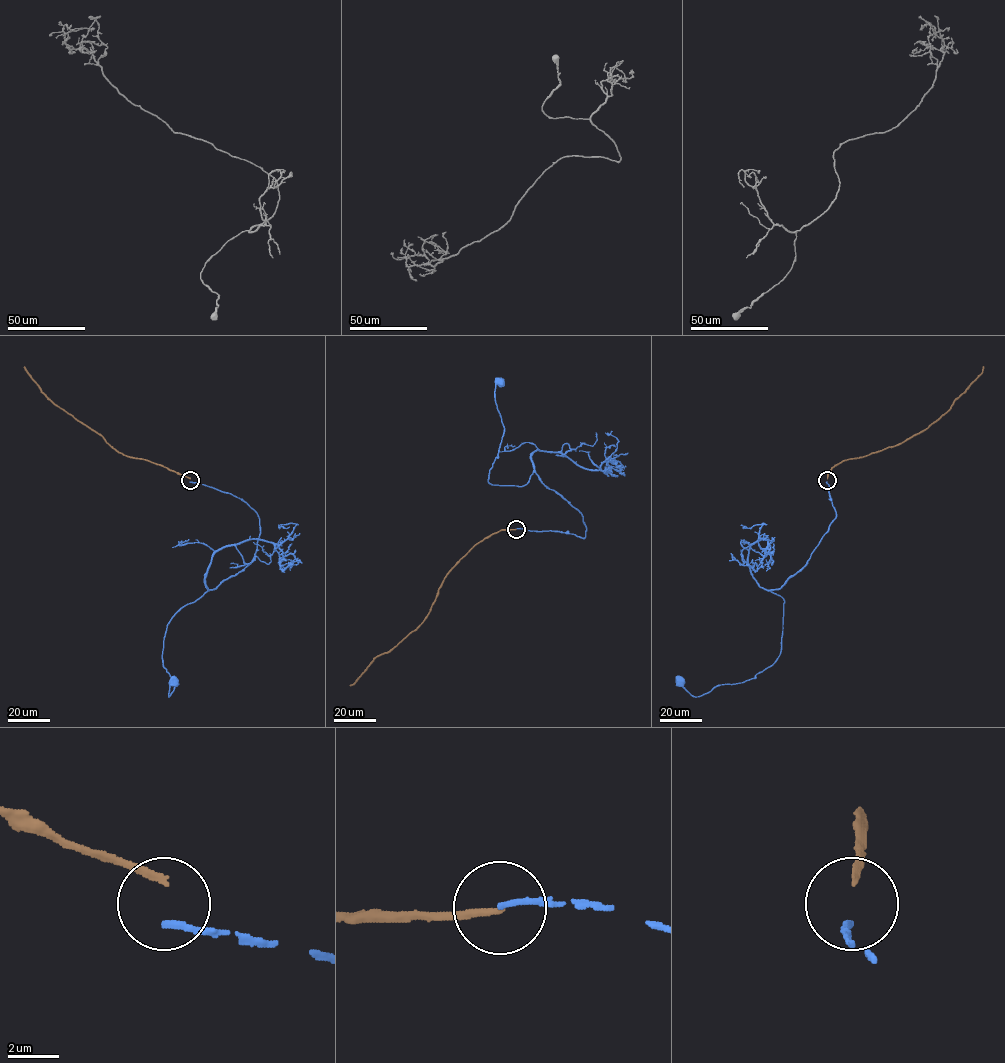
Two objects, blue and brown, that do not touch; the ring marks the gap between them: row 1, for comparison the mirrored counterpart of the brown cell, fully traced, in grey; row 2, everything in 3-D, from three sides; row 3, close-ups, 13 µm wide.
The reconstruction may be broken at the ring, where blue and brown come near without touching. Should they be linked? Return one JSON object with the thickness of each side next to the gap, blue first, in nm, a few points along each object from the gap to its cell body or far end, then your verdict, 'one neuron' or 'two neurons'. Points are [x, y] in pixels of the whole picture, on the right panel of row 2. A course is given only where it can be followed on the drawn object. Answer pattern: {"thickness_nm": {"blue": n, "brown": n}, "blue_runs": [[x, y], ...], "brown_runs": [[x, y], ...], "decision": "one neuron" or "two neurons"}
{"thickness_nm": {"blue": 260, "brown": 240}, "blue_runs": [[826, 482], [835, 519], [805, 565], [769, 590], [784, 600], [777, 660], [754, 678], [699, 696], [679, 681]], "brown_runs": [[827, 478], [828, 473], [840, 462], [899, 444], [925, 430], [949, 409], [982, 372], [983, 366]], "decision": "two neurons"}

